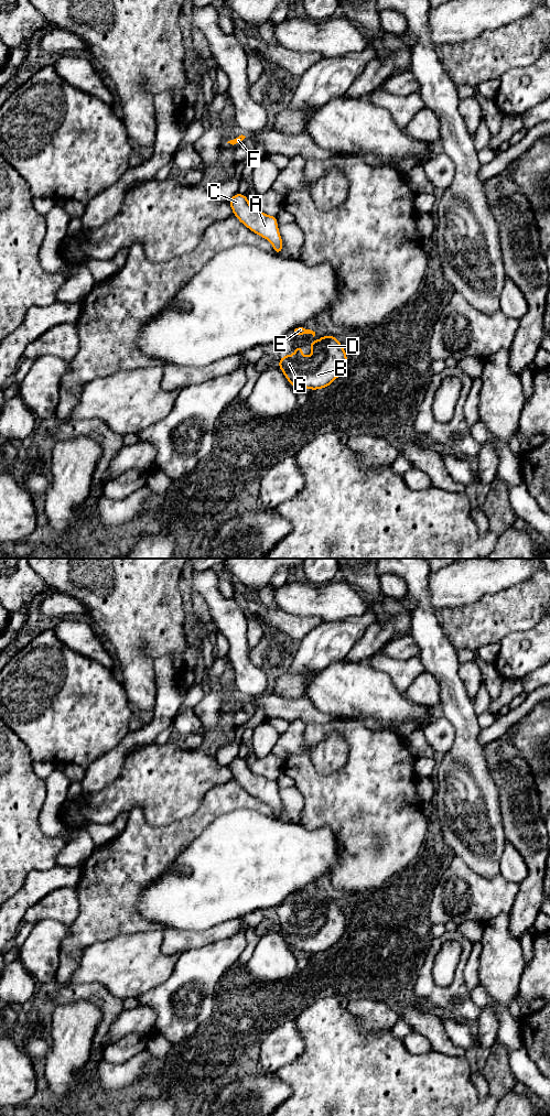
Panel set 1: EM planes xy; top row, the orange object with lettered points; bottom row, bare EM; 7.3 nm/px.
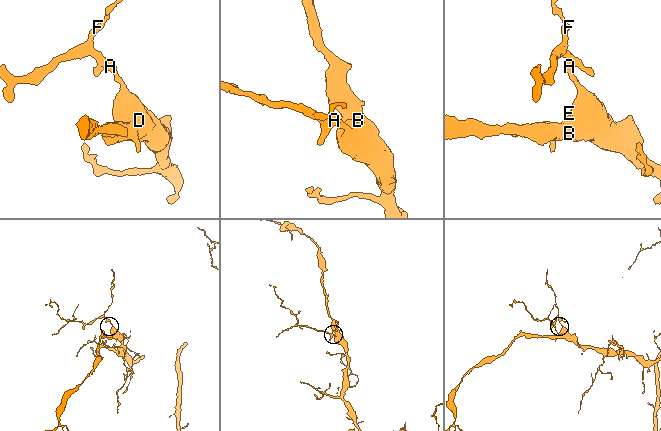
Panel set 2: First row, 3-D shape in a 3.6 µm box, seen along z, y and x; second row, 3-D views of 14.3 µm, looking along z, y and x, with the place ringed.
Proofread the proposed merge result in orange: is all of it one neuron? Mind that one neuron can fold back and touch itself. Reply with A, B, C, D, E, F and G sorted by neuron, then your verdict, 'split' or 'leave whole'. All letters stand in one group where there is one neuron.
A B C D E F G; leave whole

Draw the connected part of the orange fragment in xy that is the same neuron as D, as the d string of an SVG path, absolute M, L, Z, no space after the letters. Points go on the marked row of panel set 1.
M334 335L321 336L319 343L313 338L310 347L312 356L303 356L299 345L293 355L284 355L278 365L292 387L324 389L345 370L346 351Z

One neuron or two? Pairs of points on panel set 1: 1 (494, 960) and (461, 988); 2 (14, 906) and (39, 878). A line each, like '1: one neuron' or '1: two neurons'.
1: two neurons
2: one neuron

